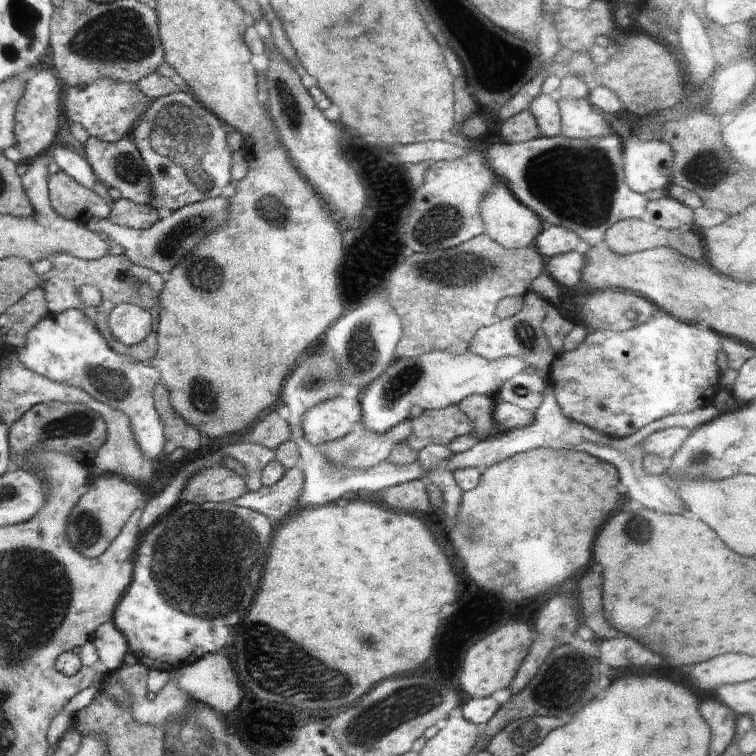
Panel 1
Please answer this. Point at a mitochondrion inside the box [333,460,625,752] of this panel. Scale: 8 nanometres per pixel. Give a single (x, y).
(406, 702)

